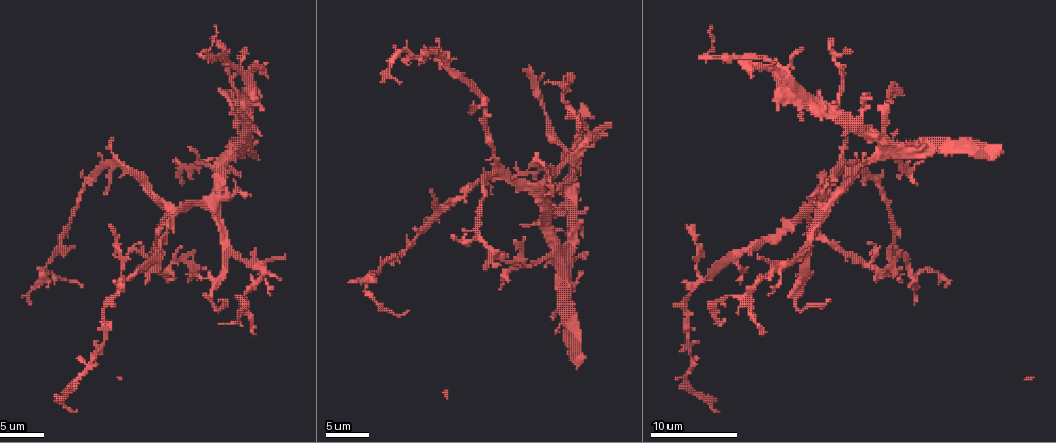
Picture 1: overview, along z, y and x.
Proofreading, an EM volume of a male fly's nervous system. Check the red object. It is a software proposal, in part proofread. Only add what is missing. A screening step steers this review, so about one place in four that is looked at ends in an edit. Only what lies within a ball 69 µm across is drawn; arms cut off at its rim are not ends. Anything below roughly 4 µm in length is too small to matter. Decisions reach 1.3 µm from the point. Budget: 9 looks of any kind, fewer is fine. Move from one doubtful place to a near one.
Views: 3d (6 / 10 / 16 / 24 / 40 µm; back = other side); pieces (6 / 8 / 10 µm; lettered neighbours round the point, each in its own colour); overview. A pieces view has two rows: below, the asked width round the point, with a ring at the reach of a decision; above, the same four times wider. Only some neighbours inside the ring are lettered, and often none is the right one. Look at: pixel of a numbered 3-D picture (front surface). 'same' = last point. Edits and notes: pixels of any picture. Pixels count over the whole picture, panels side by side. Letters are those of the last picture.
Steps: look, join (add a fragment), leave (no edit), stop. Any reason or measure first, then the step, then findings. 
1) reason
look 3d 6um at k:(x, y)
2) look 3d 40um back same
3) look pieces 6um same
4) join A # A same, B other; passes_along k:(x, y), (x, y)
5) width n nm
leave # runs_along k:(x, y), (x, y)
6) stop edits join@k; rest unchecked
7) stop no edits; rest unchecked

branch stops here
look 3d 10um at 1:(238, 175)

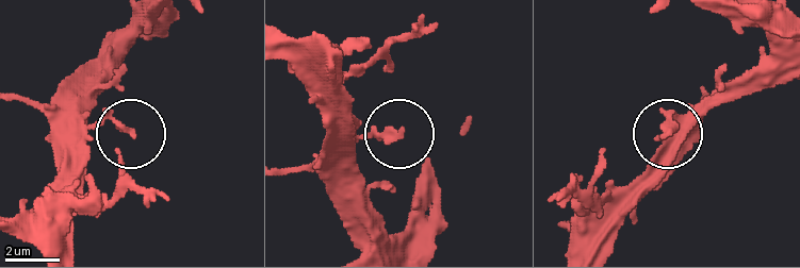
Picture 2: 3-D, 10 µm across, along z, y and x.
look pieces 6um at 2:(665, 135)

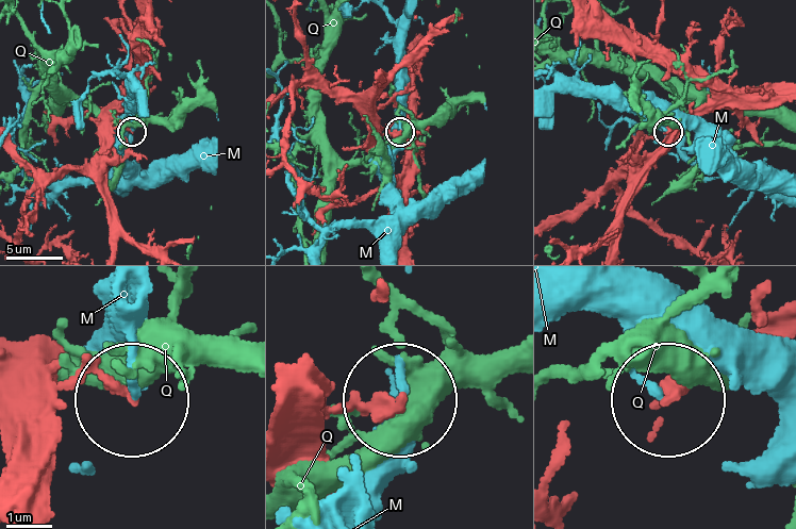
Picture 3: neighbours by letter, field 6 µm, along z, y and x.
width 220 nm
leave # M other, Q other; runs_along 3:(302, 373), (348, 407), (391, 399); no lettered fragment goes on from it

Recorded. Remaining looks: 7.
branch stops here
look 3d 6um at 1:(830, 39)

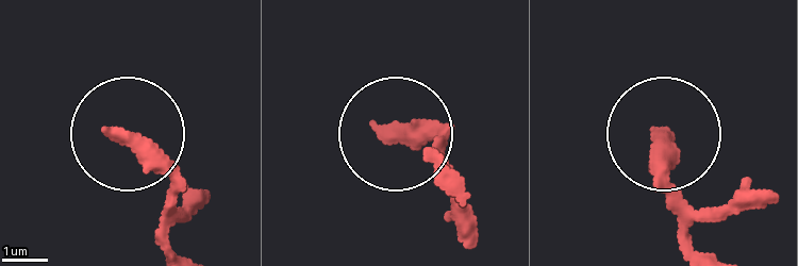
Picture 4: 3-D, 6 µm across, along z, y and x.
look pieces 6um at 4:(380, 130)

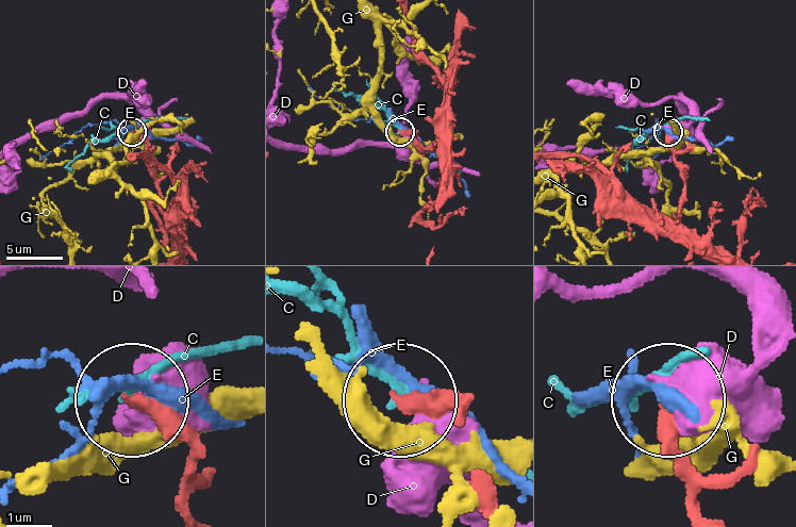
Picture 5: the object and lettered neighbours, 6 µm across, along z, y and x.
width 310 nm
leave # C other, D other, E other, G other; runs_along 5:(454, 416), (404, 405); none of them fits

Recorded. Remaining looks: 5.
look pieces 6um at 1:(574, 179)

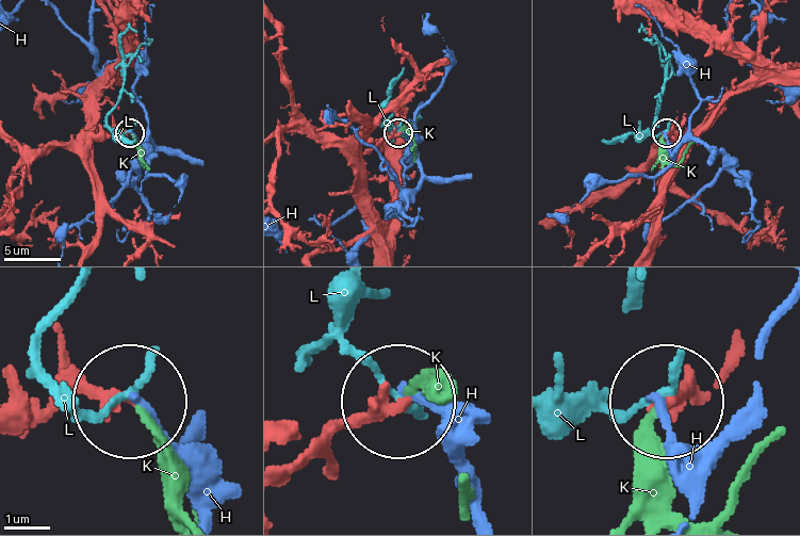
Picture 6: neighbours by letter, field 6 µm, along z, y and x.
join K # H other, K same, L other; passes_along 6:(694, 393), (655, 424), (678, 516); it goes on there

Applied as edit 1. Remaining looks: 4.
branch stops here
look pieces 10um at 1:(195, 161)

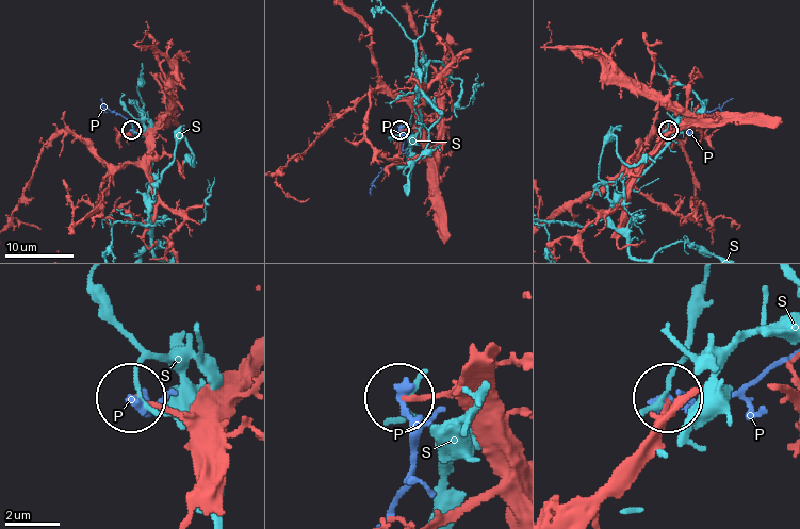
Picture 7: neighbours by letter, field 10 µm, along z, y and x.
leave # P other, S other; runs_along 7:(192, 490), (199, 476), (192, 434), (165, 412), (132, 402); none of them fits

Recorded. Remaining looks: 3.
stop edits join@6; rest unchecked

